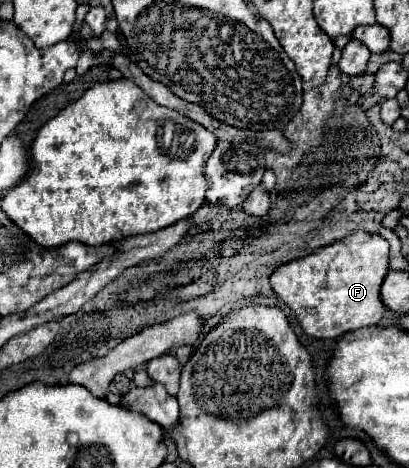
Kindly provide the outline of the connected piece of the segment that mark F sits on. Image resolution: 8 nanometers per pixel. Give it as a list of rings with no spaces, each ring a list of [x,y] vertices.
[[[357,231],[345,241],[281,265],[271,275],[271,287],[293,311],[305,335],[317,339],[337,339],[347,331],[377,325],[383,319],[387,307],[381,301],[381,281],[387,273],[389,243],[381,235]]]

